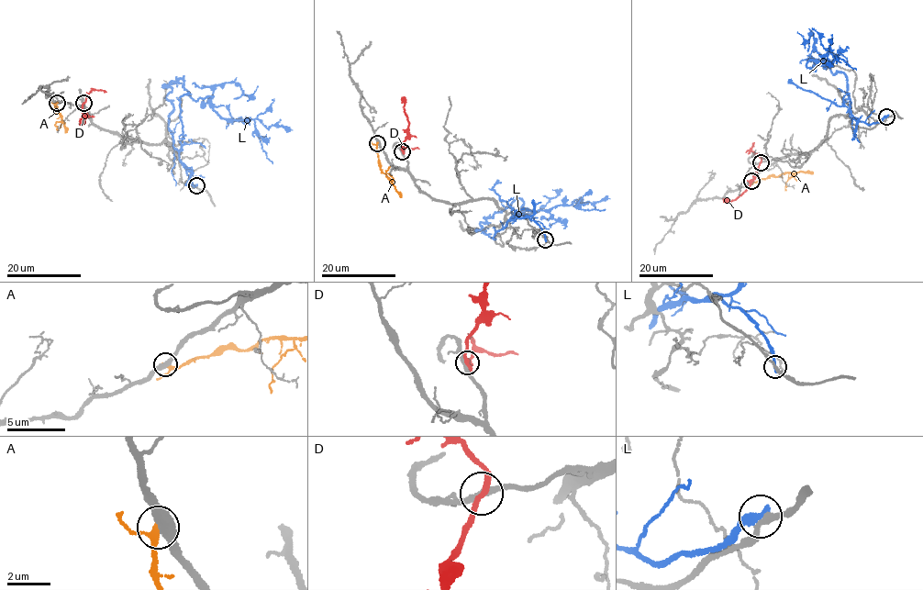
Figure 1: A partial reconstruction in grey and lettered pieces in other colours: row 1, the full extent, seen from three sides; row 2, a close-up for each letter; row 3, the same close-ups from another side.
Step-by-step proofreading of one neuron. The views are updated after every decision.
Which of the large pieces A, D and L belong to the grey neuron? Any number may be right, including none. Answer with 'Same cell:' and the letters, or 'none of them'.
Same cell: D

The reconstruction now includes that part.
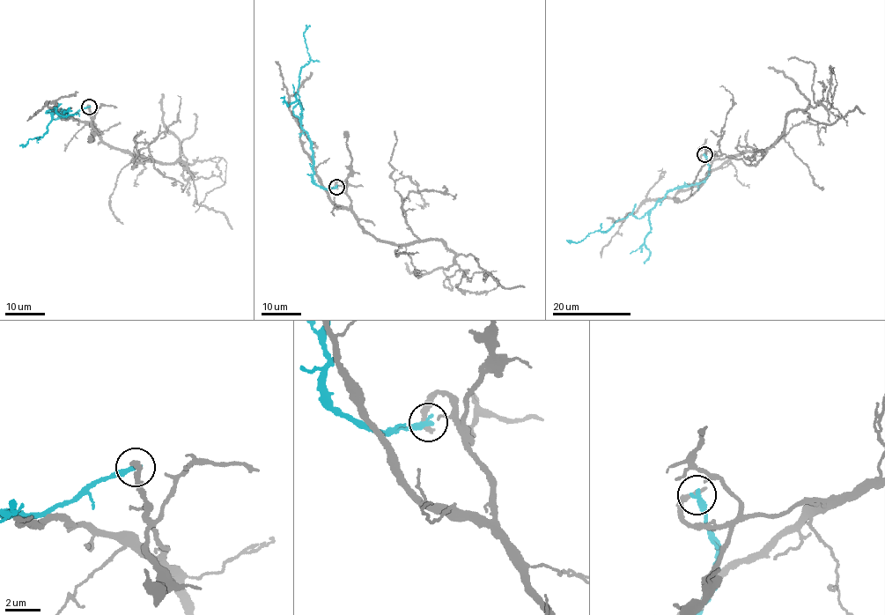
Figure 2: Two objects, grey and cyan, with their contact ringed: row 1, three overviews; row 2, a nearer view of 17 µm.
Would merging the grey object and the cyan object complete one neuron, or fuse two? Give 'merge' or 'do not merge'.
do not merge

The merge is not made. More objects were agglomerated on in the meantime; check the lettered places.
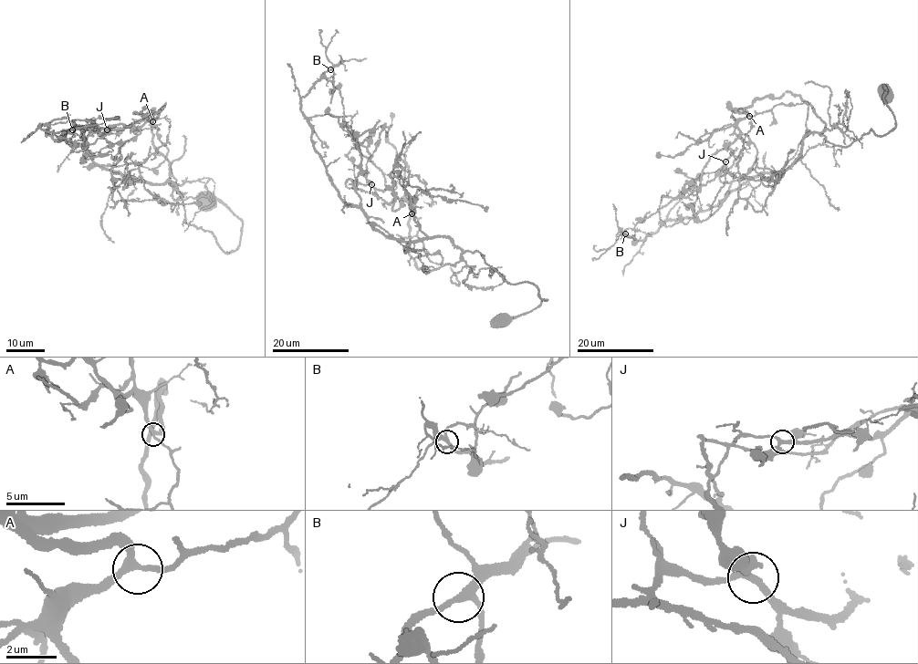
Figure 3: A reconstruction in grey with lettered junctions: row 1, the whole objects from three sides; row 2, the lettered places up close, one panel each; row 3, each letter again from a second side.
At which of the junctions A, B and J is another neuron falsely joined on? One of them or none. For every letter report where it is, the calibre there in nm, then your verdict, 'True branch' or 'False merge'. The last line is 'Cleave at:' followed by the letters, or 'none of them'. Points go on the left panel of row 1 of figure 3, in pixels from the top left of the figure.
A: Place: (152, 121). Thickness 240 nm. True branch
B: Place: (72, 129). Thickness 220 nm. True branch
J: Place: (107, 129). Thickness 240 nm. True branch
Cleave at: none of them

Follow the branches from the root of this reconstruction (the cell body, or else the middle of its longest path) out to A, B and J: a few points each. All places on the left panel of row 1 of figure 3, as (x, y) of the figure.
A: (209, 199), (242, 221), (239, 244), (228, 253), (185, 222), (169, 161), (152, 141), (152, 121)
B: (209, 199), (242, 221), (228, 253), (185, 222), (170, 181), (103, 170), (38, 126), (72, 129)
J: (209, 199), (242, 221), (228, 253), (185, 222), (170, 181), (94, 163), (85, 141), (107, 129)

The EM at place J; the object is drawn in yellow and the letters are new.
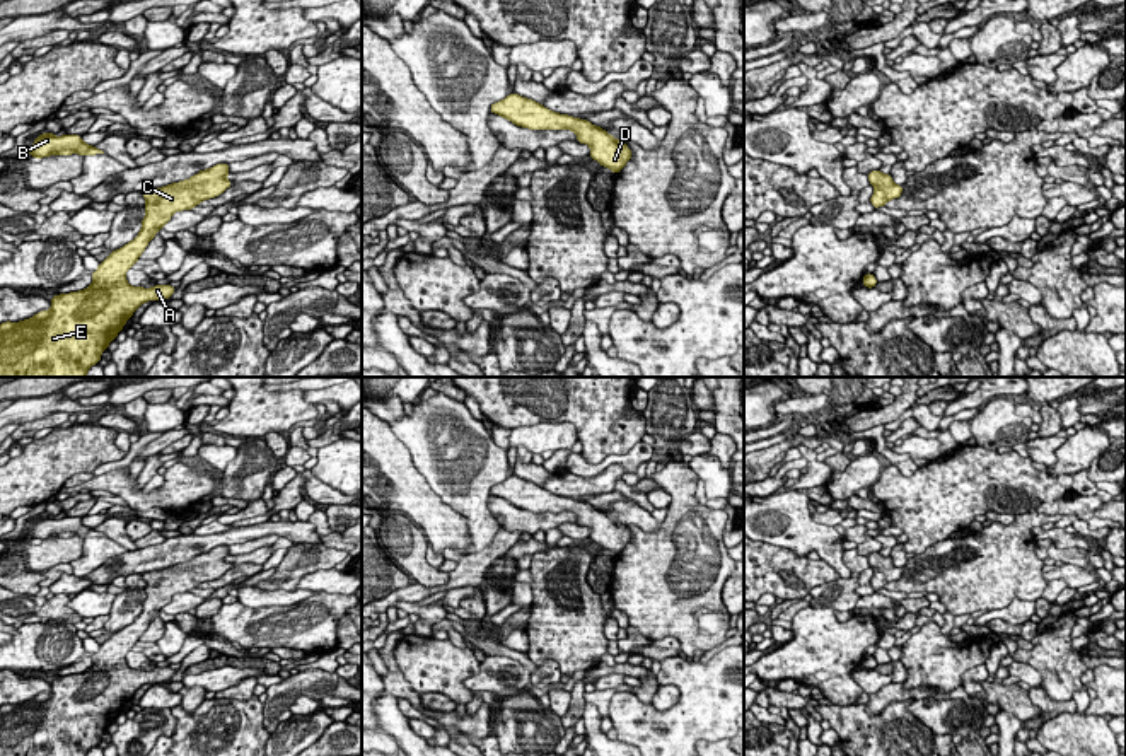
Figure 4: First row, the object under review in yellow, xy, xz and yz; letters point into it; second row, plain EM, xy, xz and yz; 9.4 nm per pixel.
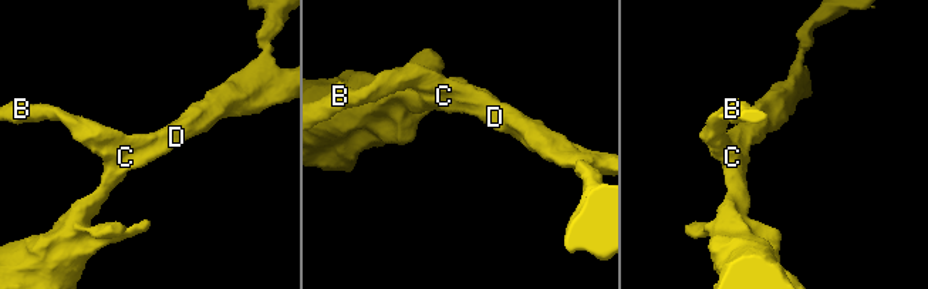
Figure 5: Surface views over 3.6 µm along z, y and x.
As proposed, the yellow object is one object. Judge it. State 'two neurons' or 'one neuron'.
one neuron

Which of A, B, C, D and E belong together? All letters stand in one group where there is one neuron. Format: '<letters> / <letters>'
A B C D E

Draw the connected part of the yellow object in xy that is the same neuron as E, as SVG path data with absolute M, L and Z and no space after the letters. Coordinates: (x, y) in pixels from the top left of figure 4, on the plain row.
M217 546L186 563L143 573L147 585L140 616L126 628L113 633L90 655L94 664L85 672L53 677L49 693L41 693L20 705L0 707L0 756L87 756L92 747L99 746L101 736L138 688L147 683L165 683L176 674L172 667L131 669L125 655L133 650L152 619L171 602L174 594L191 592L203 582L215 580L230 570L232 563L225 560L227 556L230 556L229 546Z

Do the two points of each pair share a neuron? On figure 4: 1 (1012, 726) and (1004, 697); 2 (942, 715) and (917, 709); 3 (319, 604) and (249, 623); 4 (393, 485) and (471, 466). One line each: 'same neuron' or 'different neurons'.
1: different neurons
2: same neuron
3: same neuron
4: different neurons

